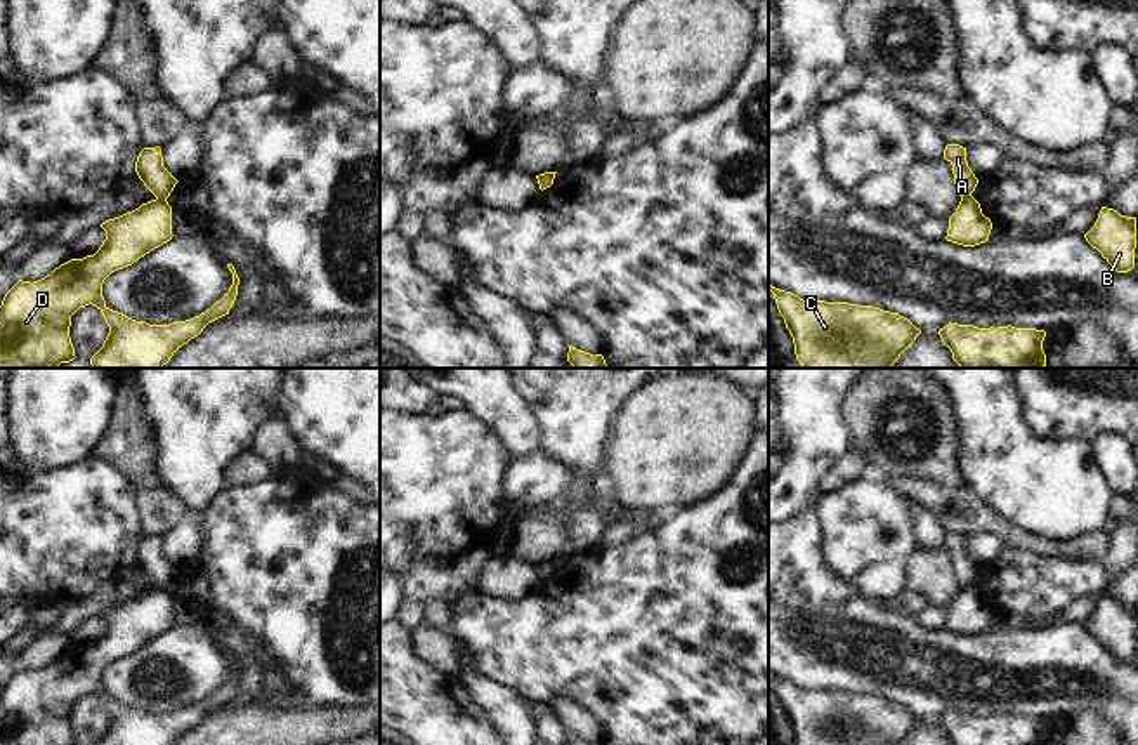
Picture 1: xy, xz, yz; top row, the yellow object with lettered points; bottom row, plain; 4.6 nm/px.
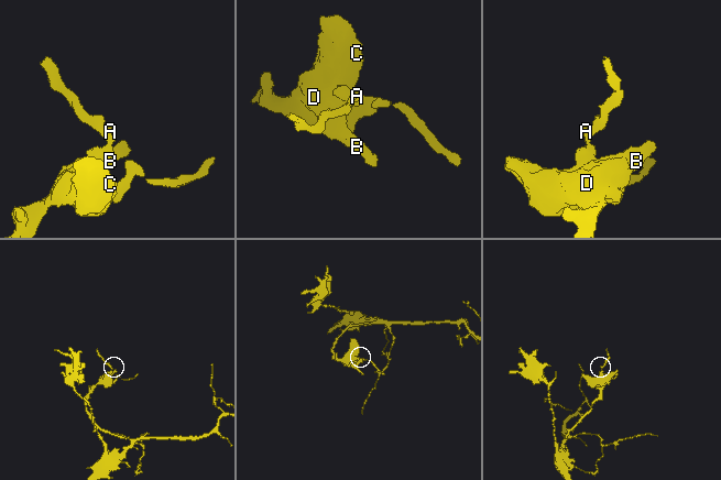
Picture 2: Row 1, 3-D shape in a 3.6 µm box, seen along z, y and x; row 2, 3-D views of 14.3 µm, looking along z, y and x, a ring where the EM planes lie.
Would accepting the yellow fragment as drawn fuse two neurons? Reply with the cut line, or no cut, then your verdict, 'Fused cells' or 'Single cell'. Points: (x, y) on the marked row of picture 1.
Split along xy (156, 197), (165, 200). Fused cells

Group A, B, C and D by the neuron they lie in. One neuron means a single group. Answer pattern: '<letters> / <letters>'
A / B C D

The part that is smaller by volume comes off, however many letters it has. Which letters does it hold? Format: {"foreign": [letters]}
{"foreign": ["A"]}

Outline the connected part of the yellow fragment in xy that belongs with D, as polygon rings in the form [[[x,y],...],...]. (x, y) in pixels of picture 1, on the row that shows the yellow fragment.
[[[156,198],[102,222],[101,227],[106,231],[106,240],[94,255],[71,259],[33,283],[19,280],[5,293],[0,306],[0,368],[57,368],[61,363],[73,361],[76,356],[69,337],[71,316],[88,304],[102,313],[109,326],[102,347],[90,358],[92,368],[161,368],[184,344],[198,337],[208,323],[229,314],[239,285],[232,264],[227,264],[232,273],[229,292],[210,309],[191,320],[149,325],[109,309],[102,297],[104,280],[172,240],[172,207],[167,200]]]

